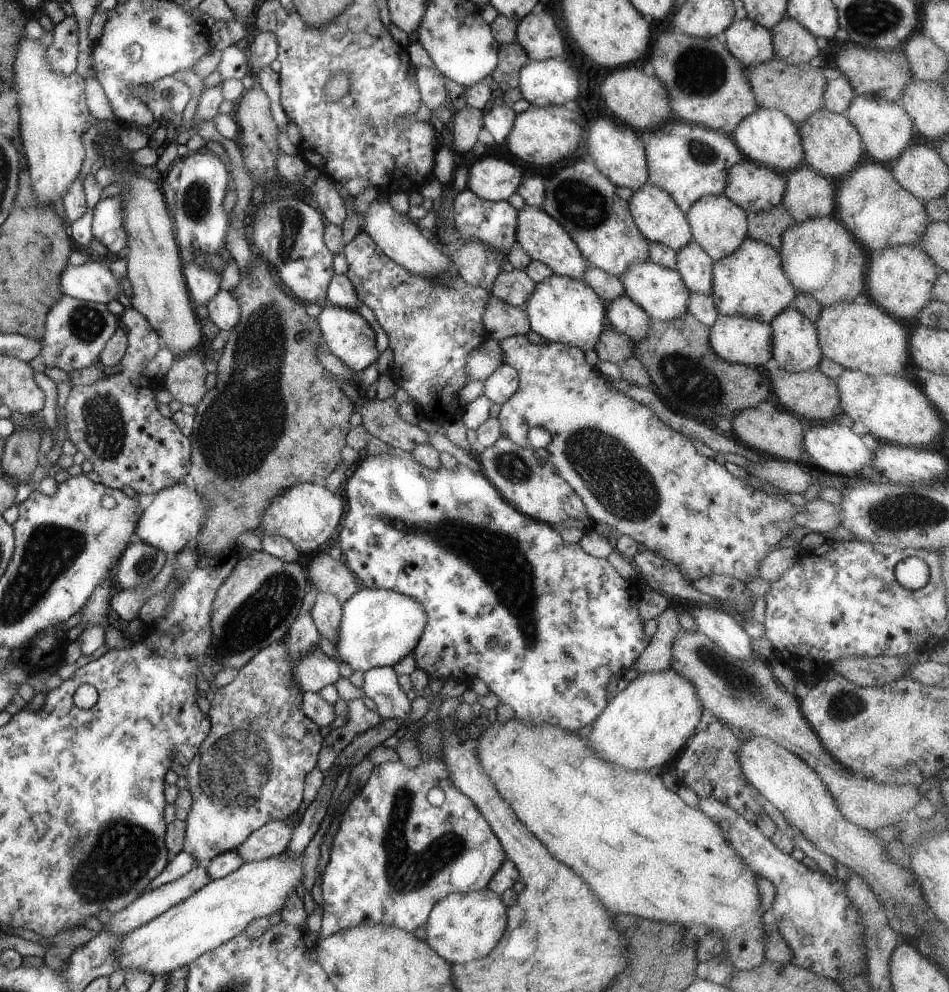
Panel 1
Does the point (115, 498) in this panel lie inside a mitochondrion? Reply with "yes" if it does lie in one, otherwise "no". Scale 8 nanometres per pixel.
no

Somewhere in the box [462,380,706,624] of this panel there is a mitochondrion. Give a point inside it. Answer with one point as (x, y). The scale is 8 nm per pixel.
(616, 479)

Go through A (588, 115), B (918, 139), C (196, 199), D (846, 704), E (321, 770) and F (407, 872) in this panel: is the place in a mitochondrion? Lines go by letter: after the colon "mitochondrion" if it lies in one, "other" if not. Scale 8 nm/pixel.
A: other
B: other
C: mitochondrion
D: mitochondrion
E: other
F: mitochondrion

